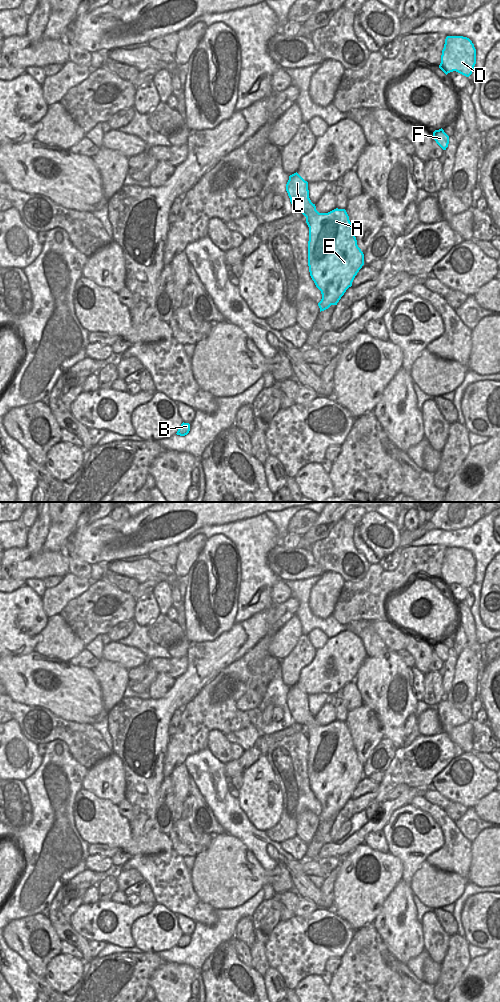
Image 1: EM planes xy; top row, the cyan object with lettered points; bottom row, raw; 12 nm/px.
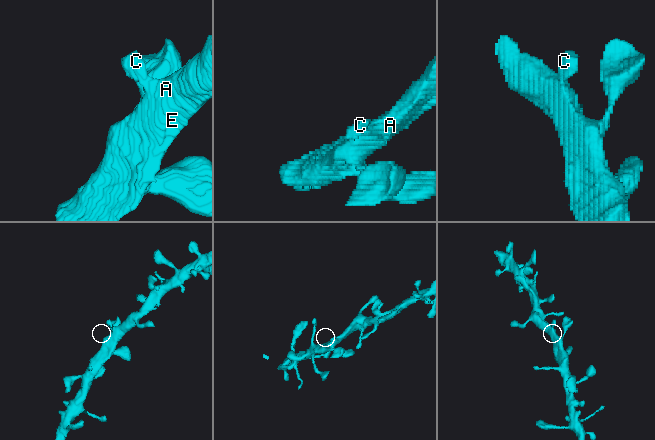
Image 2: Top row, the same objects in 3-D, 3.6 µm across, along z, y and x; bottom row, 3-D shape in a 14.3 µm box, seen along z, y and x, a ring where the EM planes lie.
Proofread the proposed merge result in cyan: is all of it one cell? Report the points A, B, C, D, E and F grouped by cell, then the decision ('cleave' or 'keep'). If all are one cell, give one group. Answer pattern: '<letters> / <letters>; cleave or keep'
A B C D E F; keep

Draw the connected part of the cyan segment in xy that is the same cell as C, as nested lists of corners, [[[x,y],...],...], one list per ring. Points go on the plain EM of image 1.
[[[297,684],[289,688],[286,703],[296,723],[306,729],[309,739],[308,778],[312,792],[321,803],[322,811],[318,815],[320,824],[331,817],[337,817],[346,802],[364,777],[364,766],[357,757],[352,736],[345,721],[334,721],[328,725],[319,725],[309,710],[308,694]]]

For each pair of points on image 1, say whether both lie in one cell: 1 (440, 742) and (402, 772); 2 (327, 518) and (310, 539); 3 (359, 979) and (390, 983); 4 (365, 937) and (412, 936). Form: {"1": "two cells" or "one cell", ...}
{"1": "one cell", "2": "one cell", "3": "one cell", "4": "two cells"}

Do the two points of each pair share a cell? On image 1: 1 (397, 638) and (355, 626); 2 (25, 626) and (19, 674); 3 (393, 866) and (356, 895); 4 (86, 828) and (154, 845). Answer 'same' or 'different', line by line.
1: same
2: different
3: same
4: same

